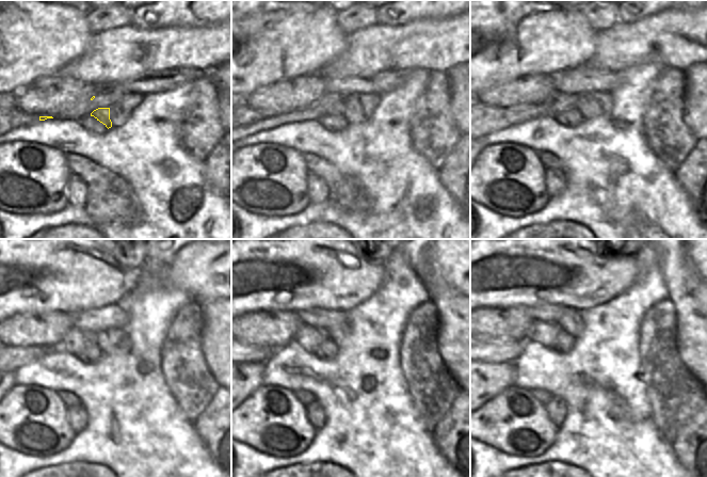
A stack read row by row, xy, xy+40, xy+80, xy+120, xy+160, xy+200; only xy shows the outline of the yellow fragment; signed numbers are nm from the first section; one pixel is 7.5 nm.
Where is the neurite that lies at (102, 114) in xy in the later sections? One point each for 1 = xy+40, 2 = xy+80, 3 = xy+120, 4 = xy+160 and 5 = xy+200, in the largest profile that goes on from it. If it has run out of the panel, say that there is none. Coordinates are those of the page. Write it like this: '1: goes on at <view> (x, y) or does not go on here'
1: goes on at xy+40 (331, 102)
2: goes on at xy+80 (559, 101)
3: goes on at xy+120 (75, 340)
4: goes on at xy+160 (309, 337)
5: goes on at xy+200 (541, 332)

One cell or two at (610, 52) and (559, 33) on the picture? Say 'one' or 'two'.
two

